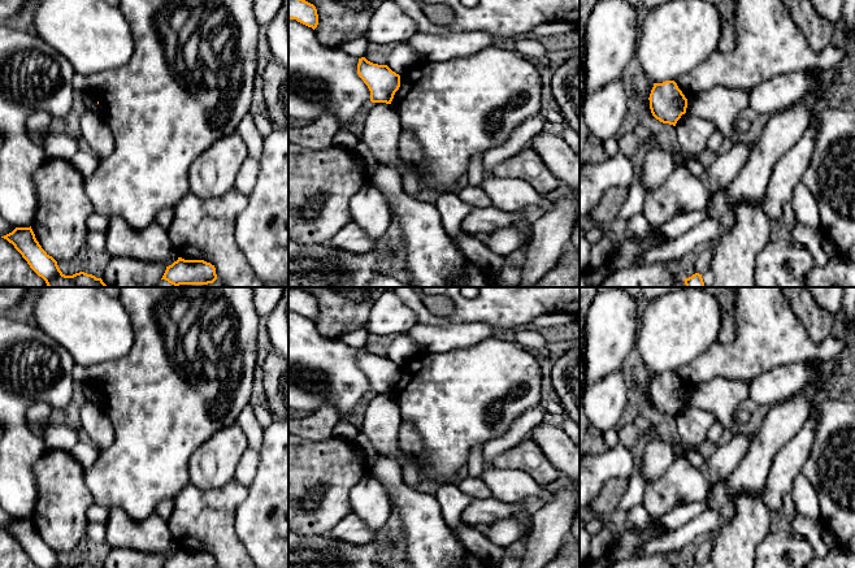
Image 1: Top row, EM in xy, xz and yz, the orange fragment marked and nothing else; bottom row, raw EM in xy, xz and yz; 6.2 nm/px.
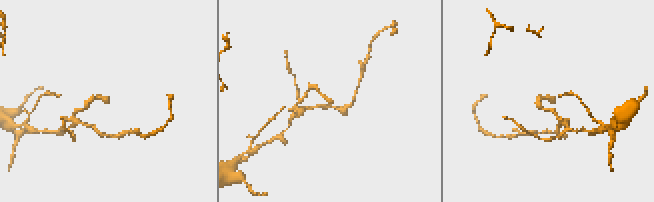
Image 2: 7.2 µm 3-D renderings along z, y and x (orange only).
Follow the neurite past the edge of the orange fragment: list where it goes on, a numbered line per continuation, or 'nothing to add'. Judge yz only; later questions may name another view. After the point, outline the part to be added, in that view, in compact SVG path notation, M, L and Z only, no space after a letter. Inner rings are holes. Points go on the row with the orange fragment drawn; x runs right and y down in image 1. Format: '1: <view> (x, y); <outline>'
nothing to add

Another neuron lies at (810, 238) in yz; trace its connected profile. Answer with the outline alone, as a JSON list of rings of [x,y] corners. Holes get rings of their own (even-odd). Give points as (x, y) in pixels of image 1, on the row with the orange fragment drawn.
[[[797,225],[793,230],[793,242],[808,248],[813,256],[813,265],[823,266],[828,263],[828,256],[821,247],[821,231],[803,225]]]

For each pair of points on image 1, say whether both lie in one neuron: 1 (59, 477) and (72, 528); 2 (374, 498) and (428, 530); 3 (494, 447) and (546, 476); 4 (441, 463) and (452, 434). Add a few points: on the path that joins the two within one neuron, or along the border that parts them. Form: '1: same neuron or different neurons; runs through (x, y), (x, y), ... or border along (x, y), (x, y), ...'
1: same neuron; runs through (61, 490), (61, 515)
2: different neurons; border along (377, 480), (393, 507)
3: different neurons; border along (523, 441), (498, 454), (493, 459), (491, 465)
4: same neuron; runs through (443, 456), (447, 441)

